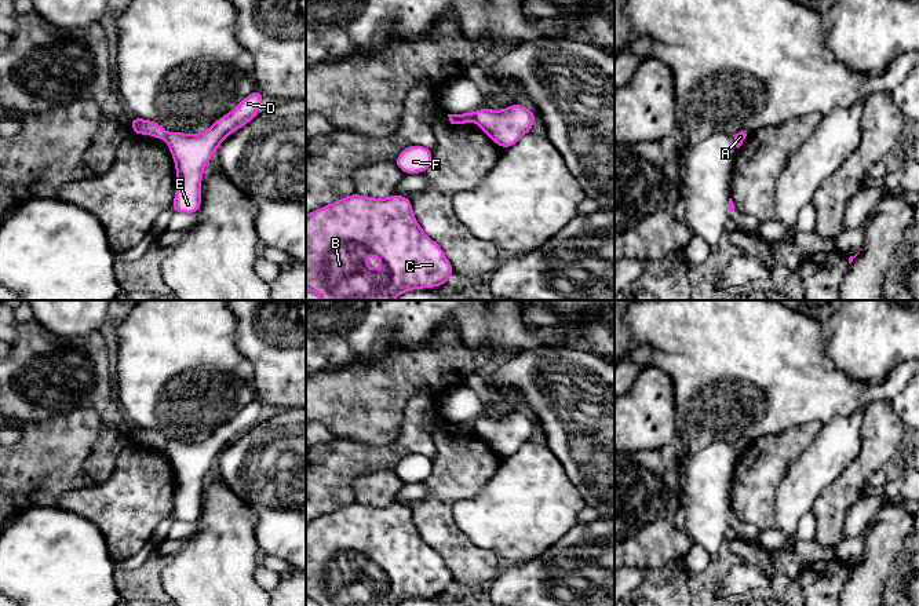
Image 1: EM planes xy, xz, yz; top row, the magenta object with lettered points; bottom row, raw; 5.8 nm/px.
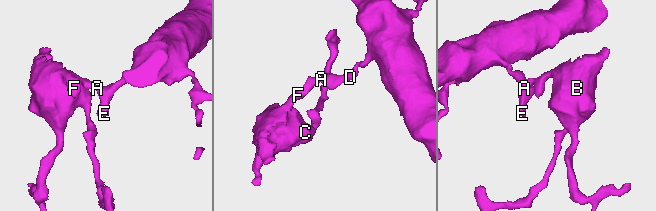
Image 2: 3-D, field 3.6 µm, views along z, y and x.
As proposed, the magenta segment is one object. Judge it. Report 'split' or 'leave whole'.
split

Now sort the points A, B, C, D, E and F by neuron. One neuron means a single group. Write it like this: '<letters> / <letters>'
A D E / B C F

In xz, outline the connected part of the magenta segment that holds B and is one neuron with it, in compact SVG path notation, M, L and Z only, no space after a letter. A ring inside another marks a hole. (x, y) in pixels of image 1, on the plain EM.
M357 501L350 503L344 507L333 510L329 514L321 515L309 523L306 523L306 596L314 600L320 606L397 606L401 602L422 596L442 595L453 583L453 576L446 567L442 556L433 550L419 534L409 505L394 503L386 507L372 507L368 504L360 504ZM372 562L384 573L383 577L368 577L366 563Z

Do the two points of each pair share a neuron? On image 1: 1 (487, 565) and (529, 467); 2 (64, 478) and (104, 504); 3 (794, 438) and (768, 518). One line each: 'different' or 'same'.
1: different
2: different
3: same

